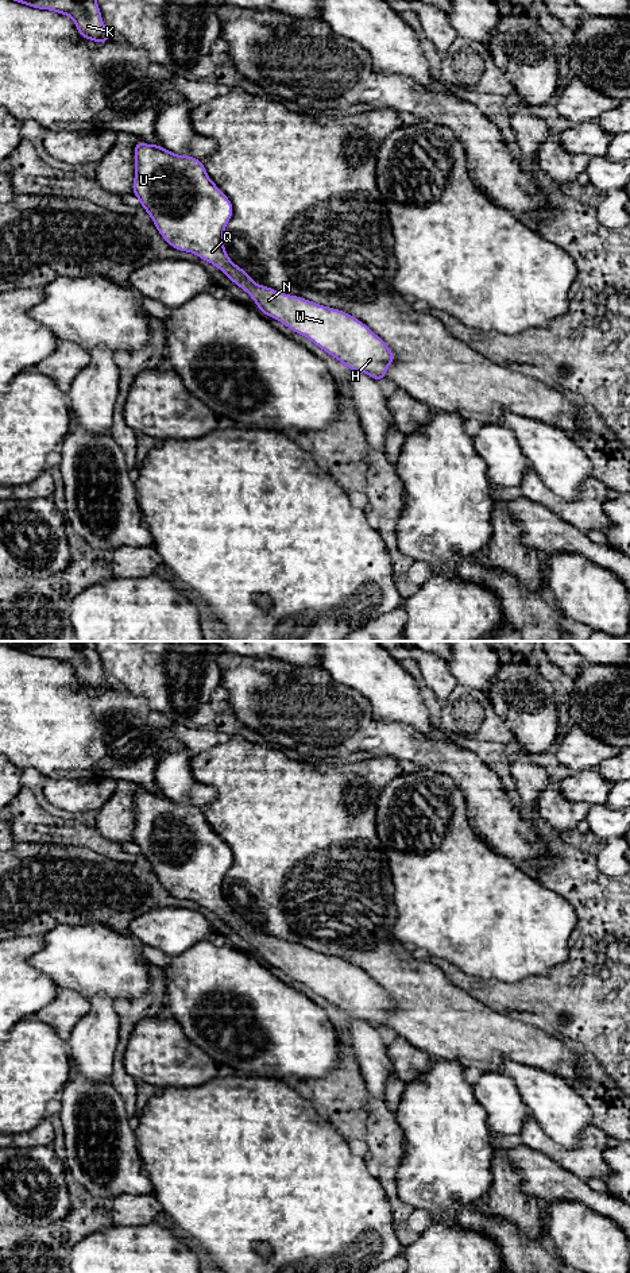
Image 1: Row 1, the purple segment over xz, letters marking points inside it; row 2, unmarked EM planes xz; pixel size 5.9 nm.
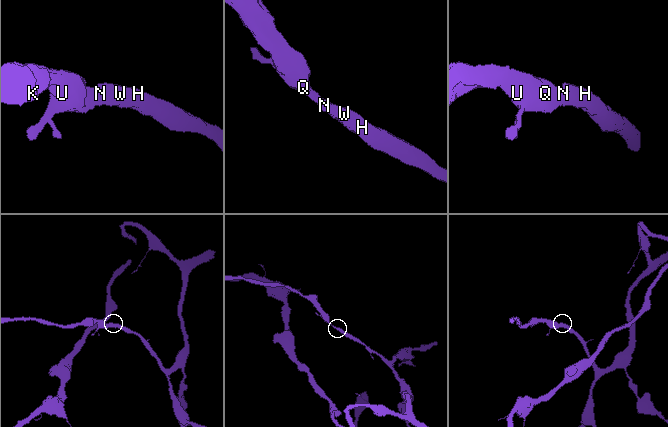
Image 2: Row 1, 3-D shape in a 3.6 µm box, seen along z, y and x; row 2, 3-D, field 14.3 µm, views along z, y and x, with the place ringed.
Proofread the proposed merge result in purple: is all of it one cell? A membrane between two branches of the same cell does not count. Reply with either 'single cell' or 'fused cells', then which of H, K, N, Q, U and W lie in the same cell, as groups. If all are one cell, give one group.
single cell | H K N Q U W

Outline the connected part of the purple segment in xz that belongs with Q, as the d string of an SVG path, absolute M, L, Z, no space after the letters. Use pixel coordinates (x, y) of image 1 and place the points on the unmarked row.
M134 792L135 826L132 841L148 860L162 886L175 898L193 900L220 917L233 931L247 940L258 957L287 976L308 985L348 1018L362 1019L371 1026L384 1027L387 1015L395 1008L387 992L356 965L331 954L324 954L256 933L251 923L235 913L224 896L224 879L233 863L231 848L206 822L202 809L190 803L177 803L159 792Z

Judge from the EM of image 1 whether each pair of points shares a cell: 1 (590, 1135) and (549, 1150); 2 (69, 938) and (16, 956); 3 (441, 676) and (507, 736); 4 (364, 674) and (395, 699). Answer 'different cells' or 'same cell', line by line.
1: same cell
2: same cell
3: same cell
4: same cell

